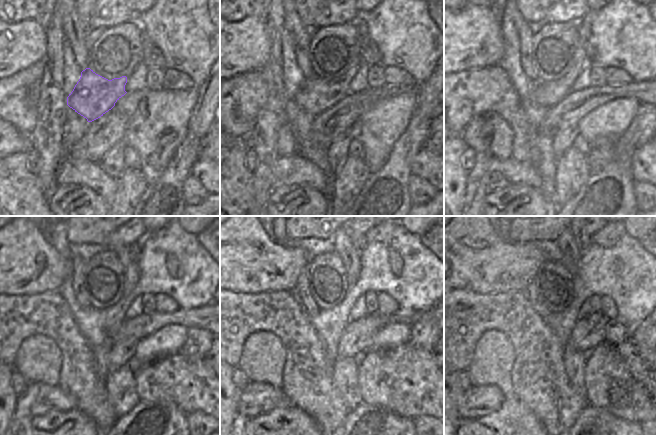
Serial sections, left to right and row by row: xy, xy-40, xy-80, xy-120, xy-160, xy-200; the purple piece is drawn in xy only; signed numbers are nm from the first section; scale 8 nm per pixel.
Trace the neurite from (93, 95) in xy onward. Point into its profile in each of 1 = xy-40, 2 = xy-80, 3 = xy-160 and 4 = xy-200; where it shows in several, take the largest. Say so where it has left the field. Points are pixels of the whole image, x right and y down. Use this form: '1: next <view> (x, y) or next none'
1: next xy-40 (315, 95)
2: next xy-80 (546, 94)
3: next xy-160 (342, 244)
4: next xy-200 (566, 242)

